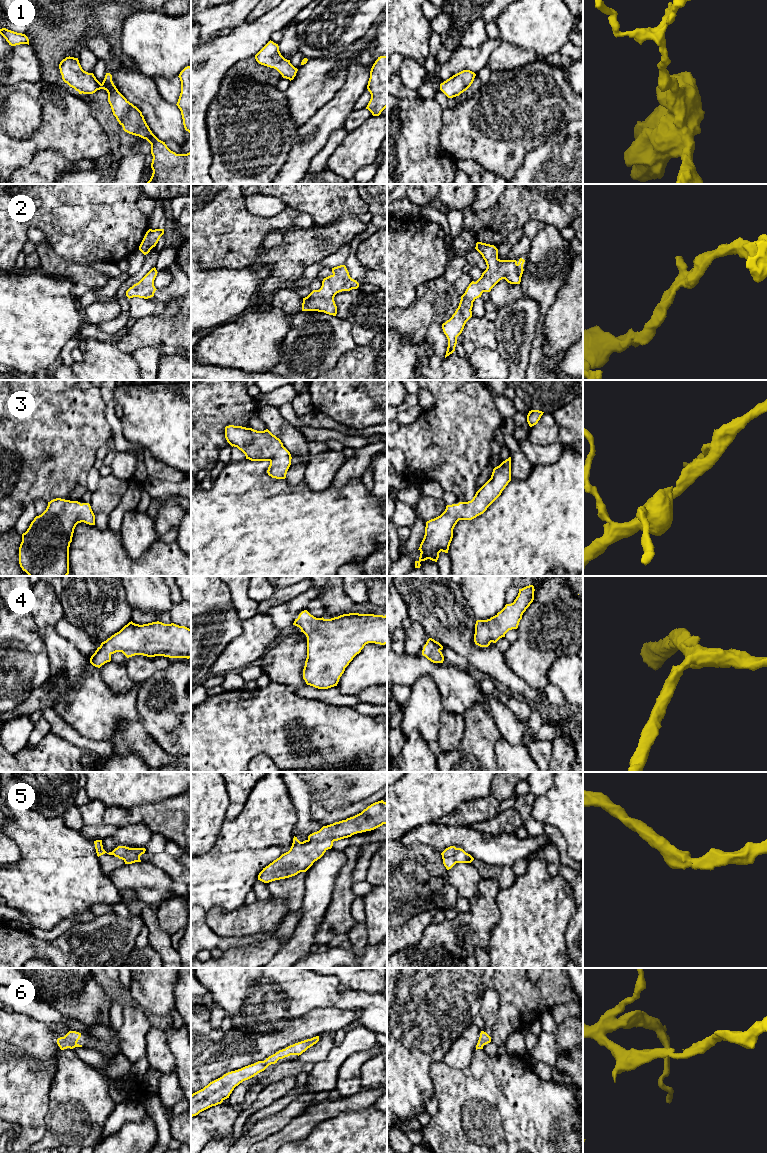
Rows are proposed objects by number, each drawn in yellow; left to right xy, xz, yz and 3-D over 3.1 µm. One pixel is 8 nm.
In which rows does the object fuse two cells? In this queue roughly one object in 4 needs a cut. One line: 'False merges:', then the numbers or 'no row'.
False merges: no row

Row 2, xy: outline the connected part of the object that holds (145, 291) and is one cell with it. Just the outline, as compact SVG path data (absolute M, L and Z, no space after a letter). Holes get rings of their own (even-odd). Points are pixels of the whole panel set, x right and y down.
M152 268L138 283L134 284L126 291L126 296L129 299L133 297L144 299L153 297L157 290L154 286L154 280L157 273L156 268Z

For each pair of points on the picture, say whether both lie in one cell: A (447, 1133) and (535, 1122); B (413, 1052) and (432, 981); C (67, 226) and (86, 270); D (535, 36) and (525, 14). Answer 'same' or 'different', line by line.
A: same
B: same
C: different
D: same

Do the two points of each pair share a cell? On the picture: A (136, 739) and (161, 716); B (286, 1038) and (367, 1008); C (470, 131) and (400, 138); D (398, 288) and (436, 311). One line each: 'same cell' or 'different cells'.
A: different cells
B: different cells
C: different cells
D: different cells

